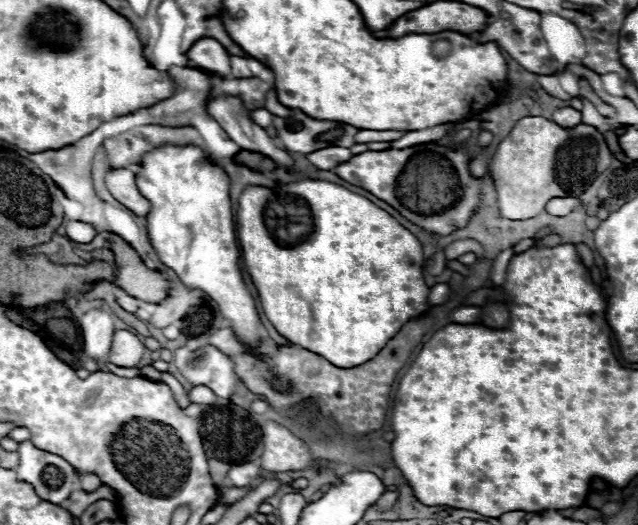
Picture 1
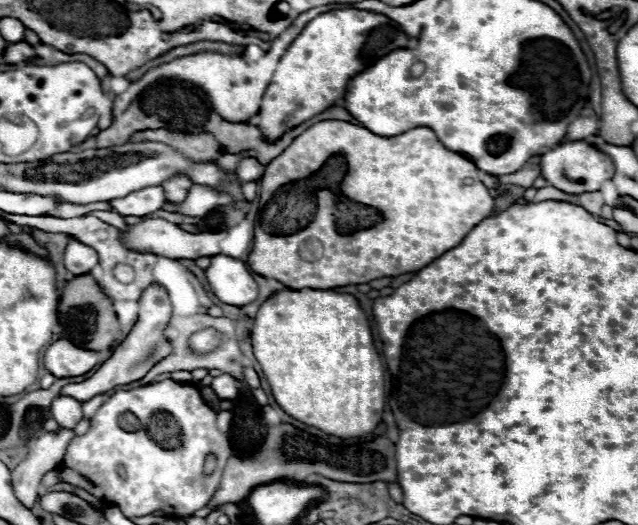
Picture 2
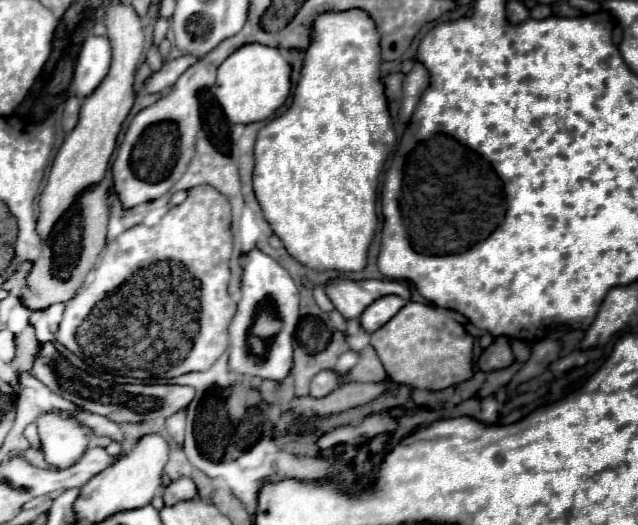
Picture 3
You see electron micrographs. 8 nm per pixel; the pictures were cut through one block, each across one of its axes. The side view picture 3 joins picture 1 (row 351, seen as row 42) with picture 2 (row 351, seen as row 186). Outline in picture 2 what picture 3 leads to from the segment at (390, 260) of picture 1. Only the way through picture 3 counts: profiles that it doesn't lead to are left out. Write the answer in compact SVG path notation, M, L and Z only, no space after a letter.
M310 288L276 292L254 318L252 346L274 400L298 422L342 440L370 436L380 424L386 402L385 365L354 296Z

